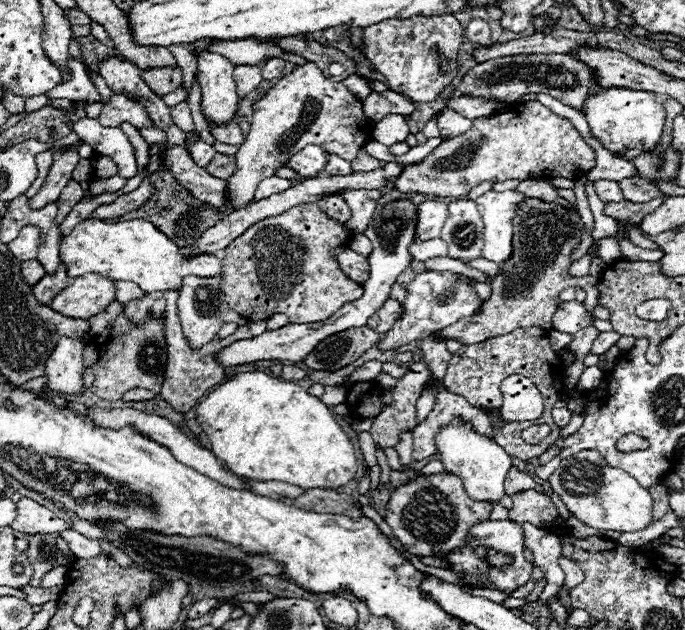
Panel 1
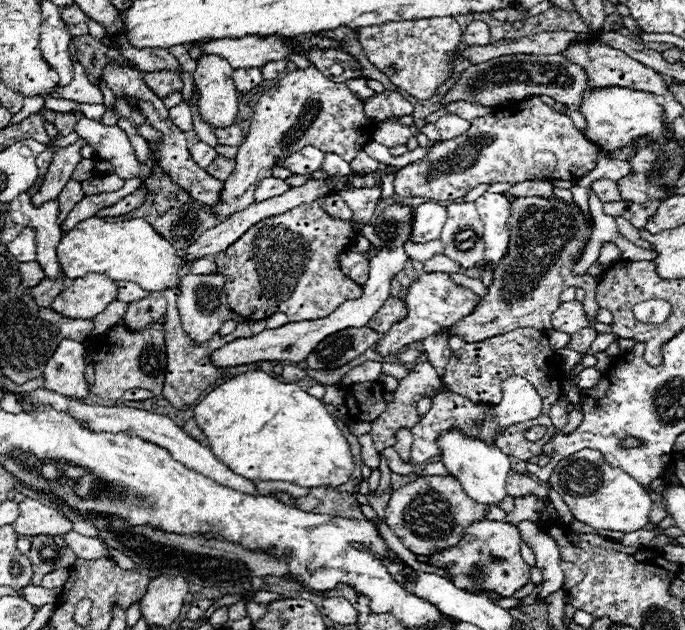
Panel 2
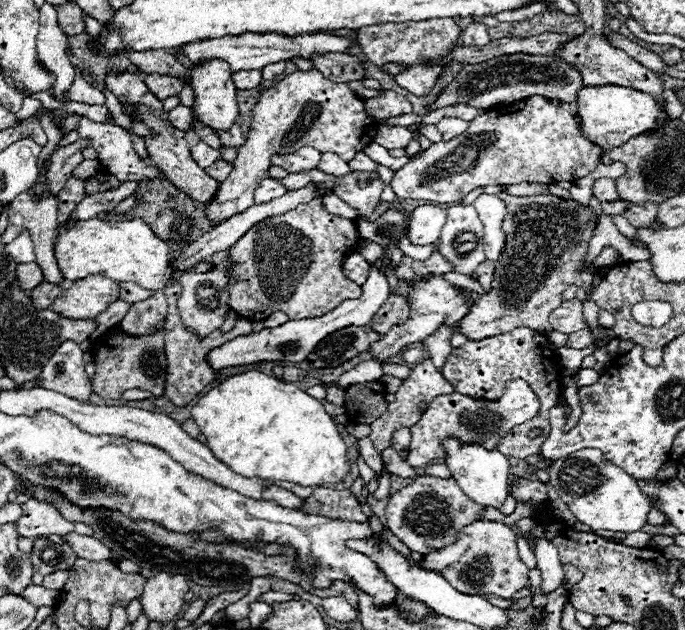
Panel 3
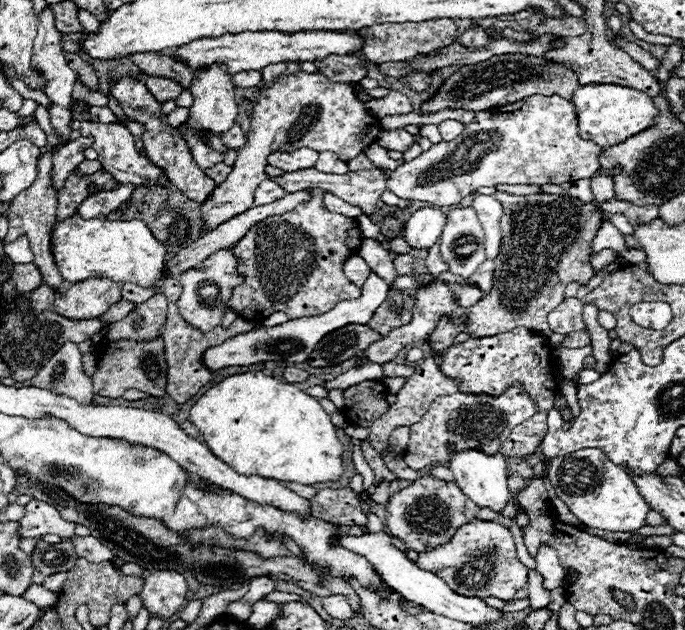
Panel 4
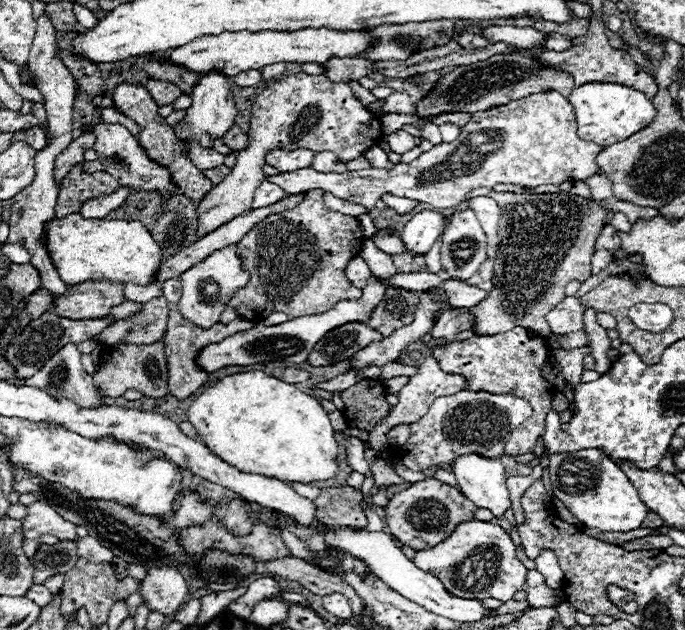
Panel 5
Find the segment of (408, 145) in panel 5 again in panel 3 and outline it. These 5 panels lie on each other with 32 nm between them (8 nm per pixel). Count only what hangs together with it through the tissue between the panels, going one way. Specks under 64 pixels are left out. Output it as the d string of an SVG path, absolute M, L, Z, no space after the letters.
M382 126L380 132L376 132L376 140L374 142L378 142L380 146L384 146L388 150L394 150L394 148L406 148L412 138L414 138L414 134L408 128Z

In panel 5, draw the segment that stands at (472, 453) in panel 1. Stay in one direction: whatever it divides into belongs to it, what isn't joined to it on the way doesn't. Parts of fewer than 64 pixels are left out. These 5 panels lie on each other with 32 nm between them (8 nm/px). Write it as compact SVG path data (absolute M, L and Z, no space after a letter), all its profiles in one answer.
M460 456L452 466L460 492L478 508L486 508L494 518L502 518L510 508L506 476L500 460L486 460L482 456Z

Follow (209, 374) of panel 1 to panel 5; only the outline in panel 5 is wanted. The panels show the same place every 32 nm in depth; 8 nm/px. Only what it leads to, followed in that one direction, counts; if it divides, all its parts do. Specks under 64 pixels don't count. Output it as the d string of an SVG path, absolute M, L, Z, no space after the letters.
M166 280L162 284L162 292L164 292L164 298L168 300L168 308L170 308L170 316L168 316L168 332L166 332L166 338L164 338L164 344L166 344L166 358L168 358L168 392L176 398L188 398L194 390L198 390L206 380L208 380L208 374L204 374L196 364L194 364L194 358L196 358L196 352L204 346L204 344L214 344L214 342L220 342L224 340L226 336L232 336L240 330L248 330L252 328L254 324L250 320L244 320L244 318L236 318L232 320L230 324L214 324L210 328L200 328L196 324L192 324L190 320L186 320L180 310L178 310L178 300L180 300L180 292L182 292L182 284L178 280Z

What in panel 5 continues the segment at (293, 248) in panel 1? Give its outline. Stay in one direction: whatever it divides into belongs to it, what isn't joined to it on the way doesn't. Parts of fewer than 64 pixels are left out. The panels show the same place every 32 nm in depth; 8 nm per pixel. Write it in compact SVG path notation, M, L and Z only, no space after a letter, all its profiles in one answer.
M322 190L306 192L296 208L260 220L238 242L238 252L244 268L250 272L250 282L228 304L236 308L240 318L260 322L272 312L298 318L328 312L340 300L362 298L362 290L352 286L344 272L348 262L360 254L364 242L362 226L354 216L328 210L322 194Z

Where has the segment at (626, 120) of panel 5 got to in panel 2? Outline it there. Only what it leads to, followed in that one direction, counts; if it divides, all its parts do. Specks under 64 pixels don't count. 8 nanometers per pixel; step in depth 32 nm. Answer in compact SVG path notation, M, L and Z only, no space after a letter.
M622 86L590 88L582 96L580 114L586 120L584 136L608 152L622 148L640 136L646 136L648 140L656 140L662 136L664 108L658 102L654 102L654 96L648 92L622 88Z

